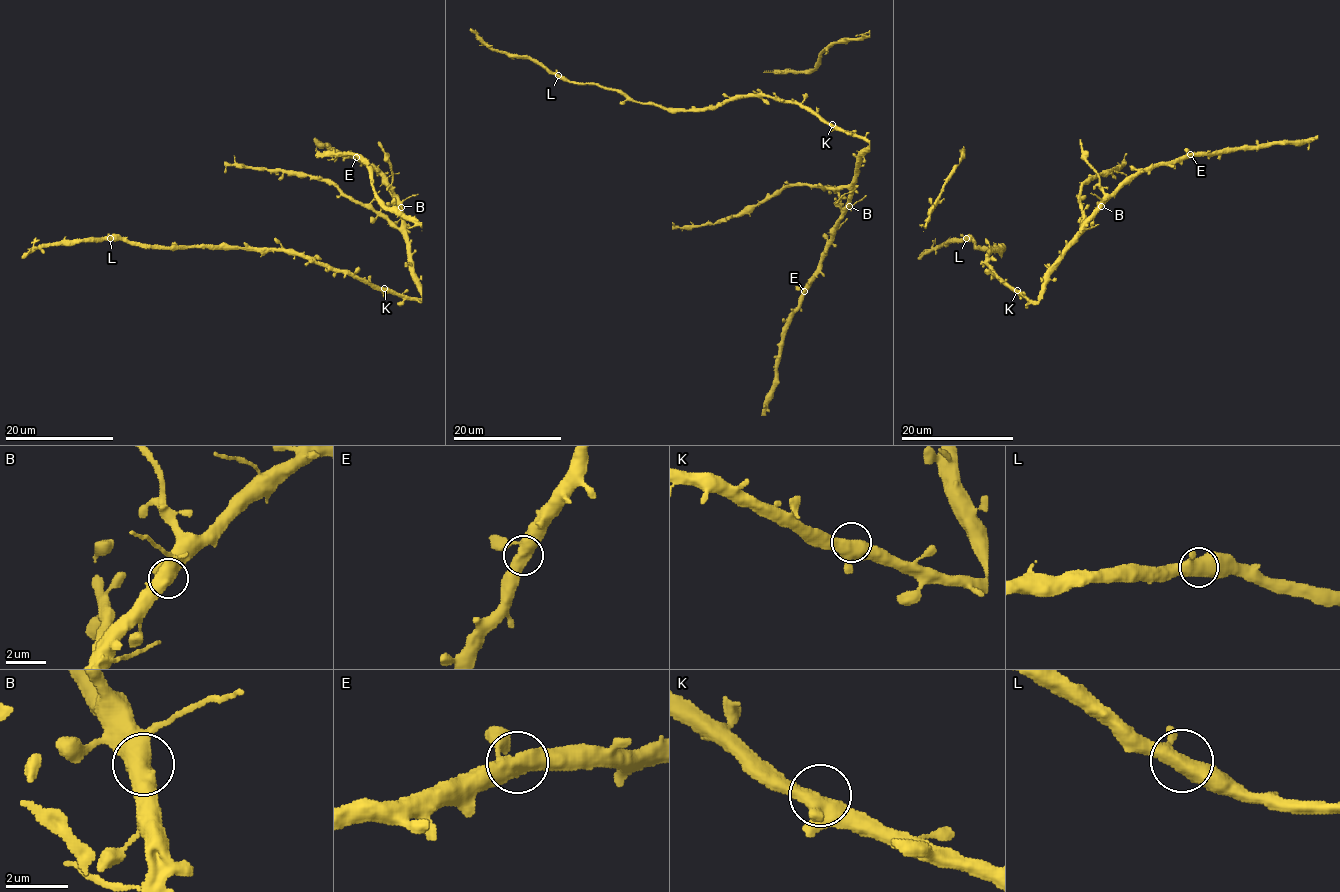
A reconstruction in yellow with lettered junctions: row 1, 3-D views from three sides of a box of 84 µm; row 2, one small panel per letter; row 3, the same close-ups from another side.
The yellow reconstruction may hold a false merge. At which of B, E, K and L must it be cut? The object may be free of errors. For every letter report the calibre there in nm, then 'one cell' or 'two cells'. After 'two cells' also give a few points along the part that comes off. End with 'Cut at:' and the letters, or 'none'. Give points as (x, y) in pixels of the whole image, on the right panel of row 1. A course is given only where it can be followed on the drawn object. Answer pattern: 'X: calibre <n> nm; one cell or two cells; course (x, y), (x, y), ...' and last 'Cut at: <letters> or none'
B: calibre 480 nm; one cell
E: calibre 480 nm; one cell
K: calibre 440 nm; one cell
L: calibre 480 nm; one cell
Cut at: none

